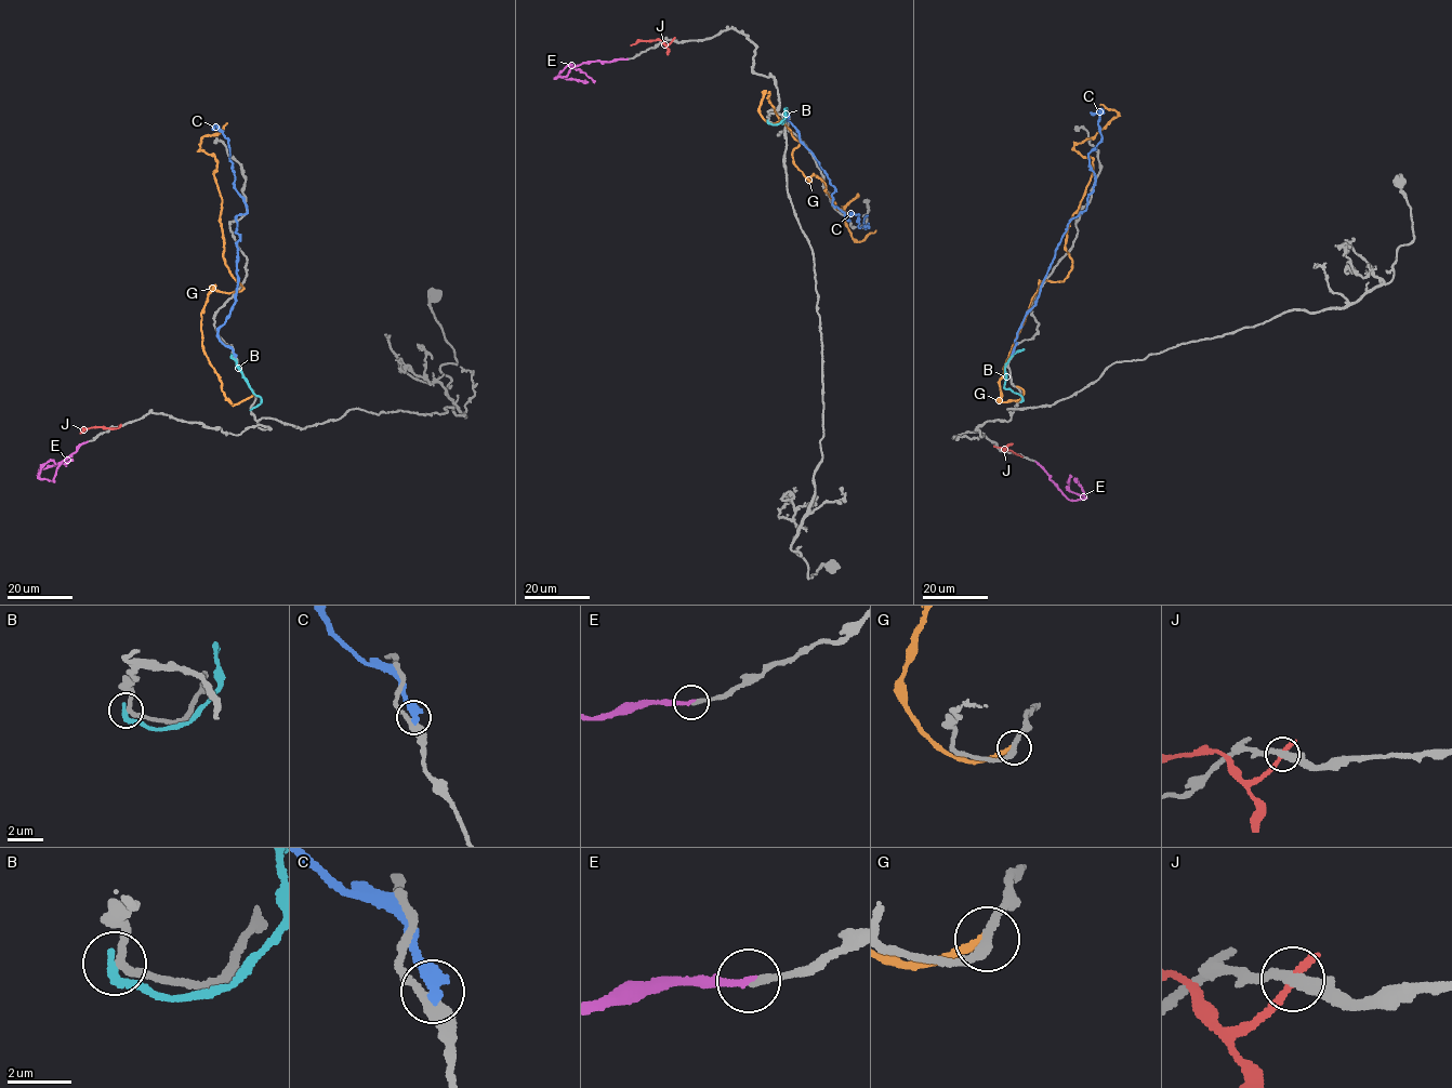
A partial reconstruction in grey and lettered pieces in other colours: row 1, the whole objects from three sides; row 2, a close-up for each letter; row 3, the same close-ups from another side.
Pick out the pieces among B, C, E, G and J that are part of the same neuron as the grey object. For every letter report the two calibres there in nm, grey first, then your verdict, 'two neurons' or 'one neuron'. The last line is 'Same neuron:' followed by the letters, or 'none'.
B: 240/280 nm | two neurons
C: 360/440 nm | two neurons
E: 190/220 nm | one neuron
G: 260/240 nm | two neurons
J: 280/280 nm | two neurons
Same neuron: E

